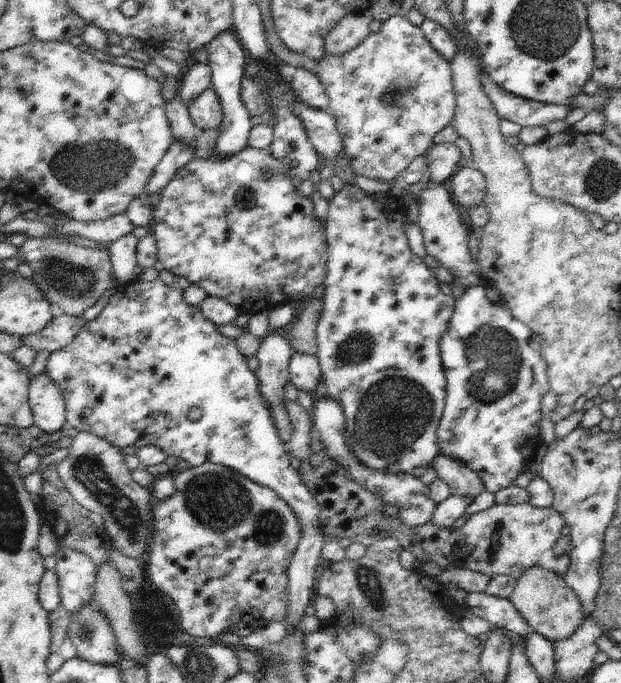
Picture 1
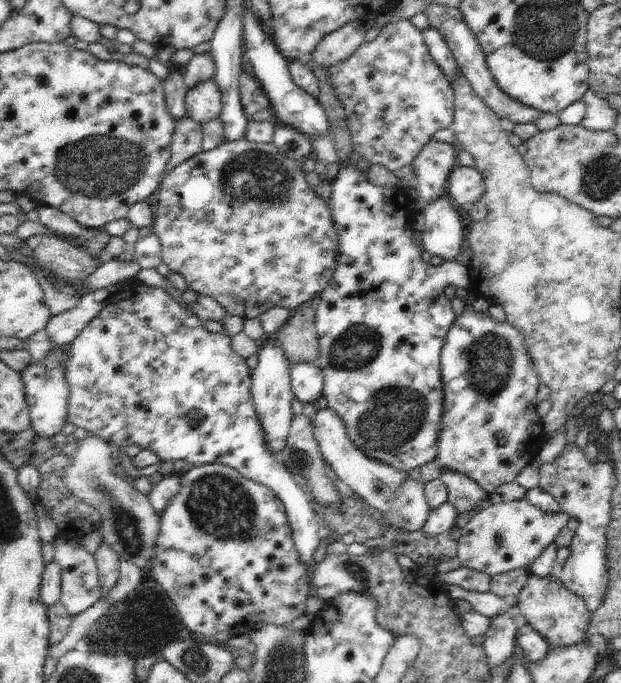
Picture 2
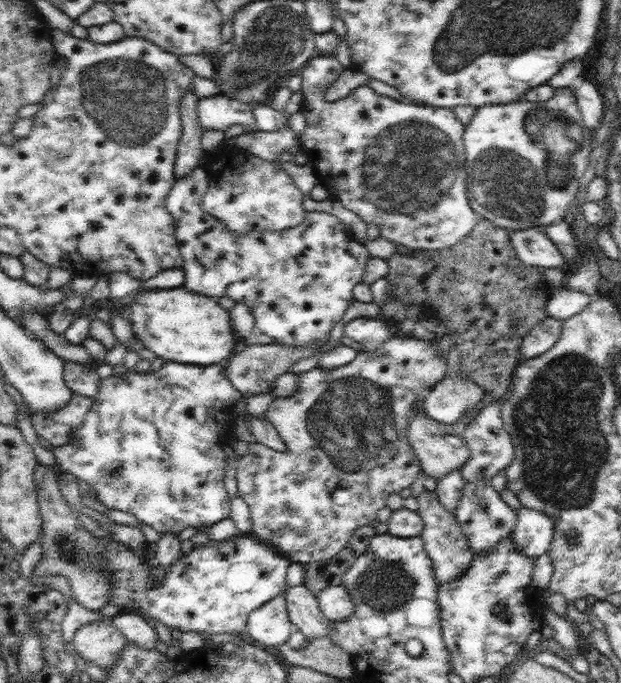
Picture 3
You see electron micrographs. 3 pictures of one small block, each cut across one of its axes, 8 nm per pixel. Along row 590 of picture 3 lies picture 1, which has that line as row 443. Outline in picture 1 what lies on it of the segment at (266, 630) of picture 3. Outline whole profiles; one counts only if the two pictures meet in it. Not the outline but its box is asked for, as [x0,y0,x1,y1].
[255,332,293,444]

